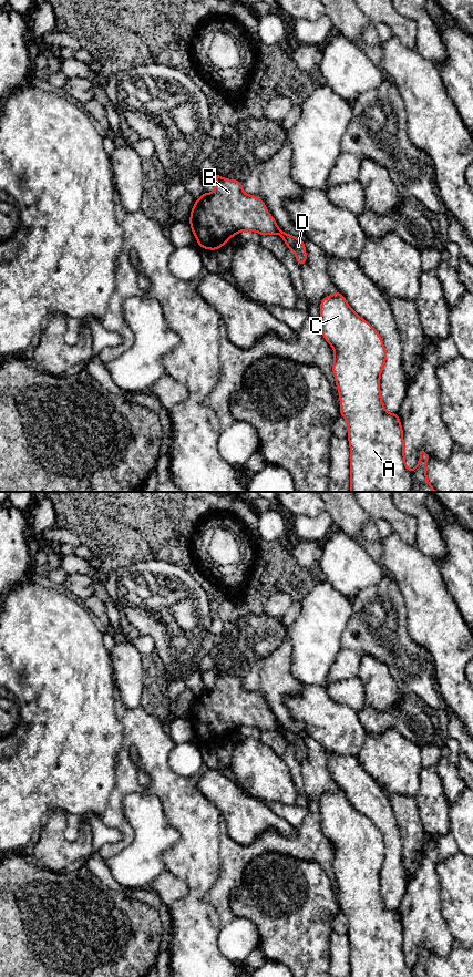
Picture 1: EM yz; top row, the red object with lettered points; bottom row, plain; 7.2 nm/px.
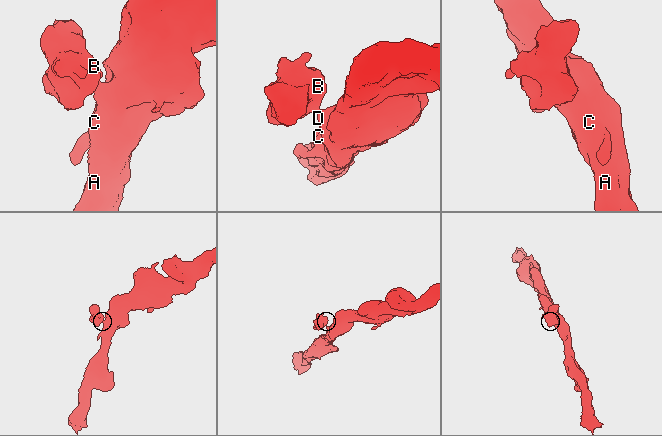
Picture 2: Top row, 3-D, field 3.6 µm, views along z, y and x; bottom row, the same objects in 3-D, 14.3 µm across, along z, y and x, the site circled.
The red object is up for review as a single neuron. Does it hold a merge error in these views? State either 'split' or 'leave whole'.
split

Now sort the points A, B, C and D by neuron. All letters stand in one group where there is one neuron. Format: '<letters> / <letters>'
A C D / B

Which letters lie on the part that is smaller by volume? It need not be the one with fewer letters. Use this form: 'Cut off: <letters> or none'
Cut off: B

